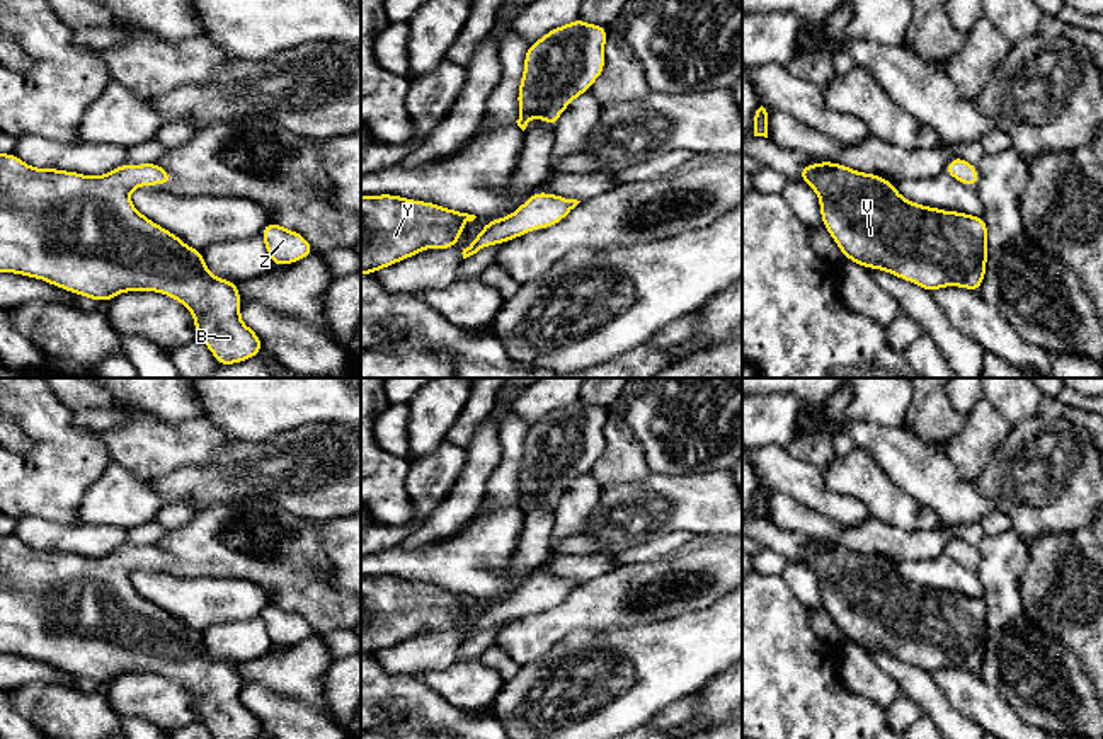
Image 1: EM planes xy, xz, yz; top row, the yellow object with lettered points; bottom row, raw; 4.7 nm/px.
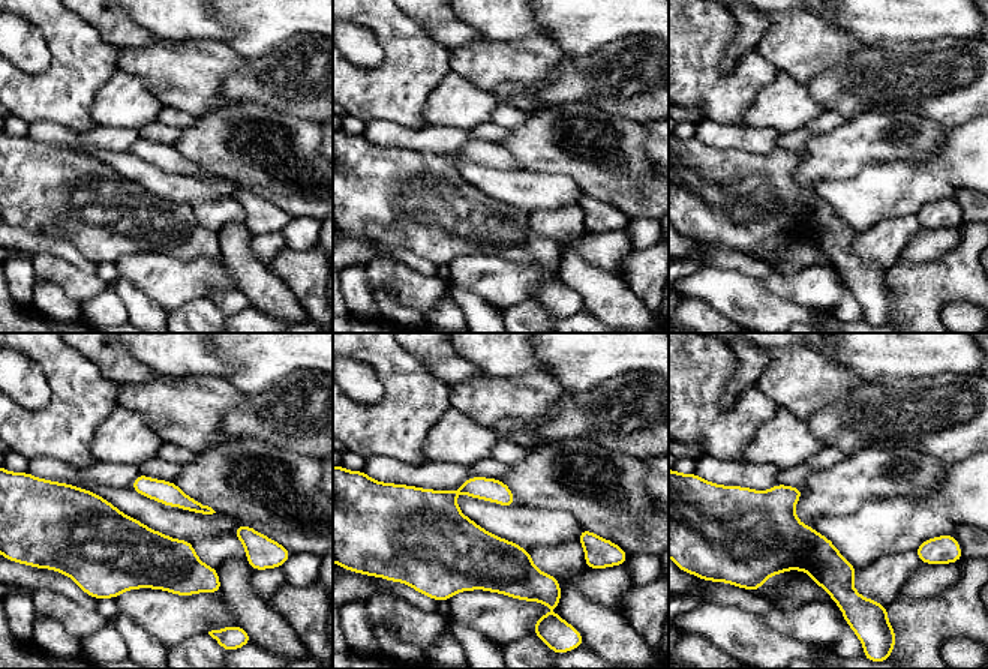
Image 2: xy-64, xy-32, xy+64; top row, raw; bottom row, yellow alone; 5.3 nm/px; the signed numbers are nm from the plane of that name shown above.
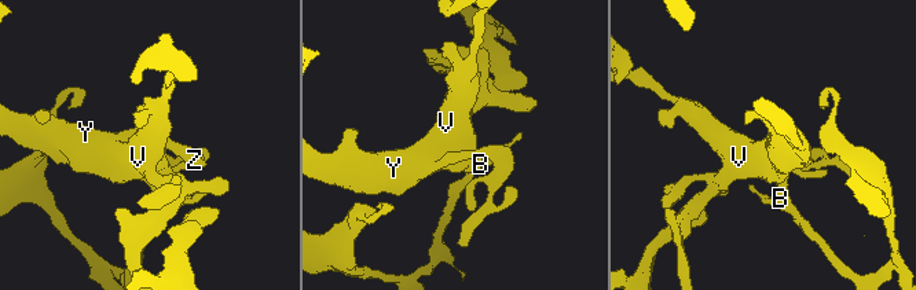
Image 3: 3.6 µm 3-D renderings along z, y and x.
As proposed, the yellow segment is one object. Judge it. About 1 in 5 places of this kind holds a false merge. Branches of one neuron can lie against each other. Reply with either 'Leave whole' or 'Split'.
Leave whole

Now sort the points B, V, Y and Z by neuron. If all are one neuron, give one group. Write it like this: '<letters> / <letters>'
B V Y Z

